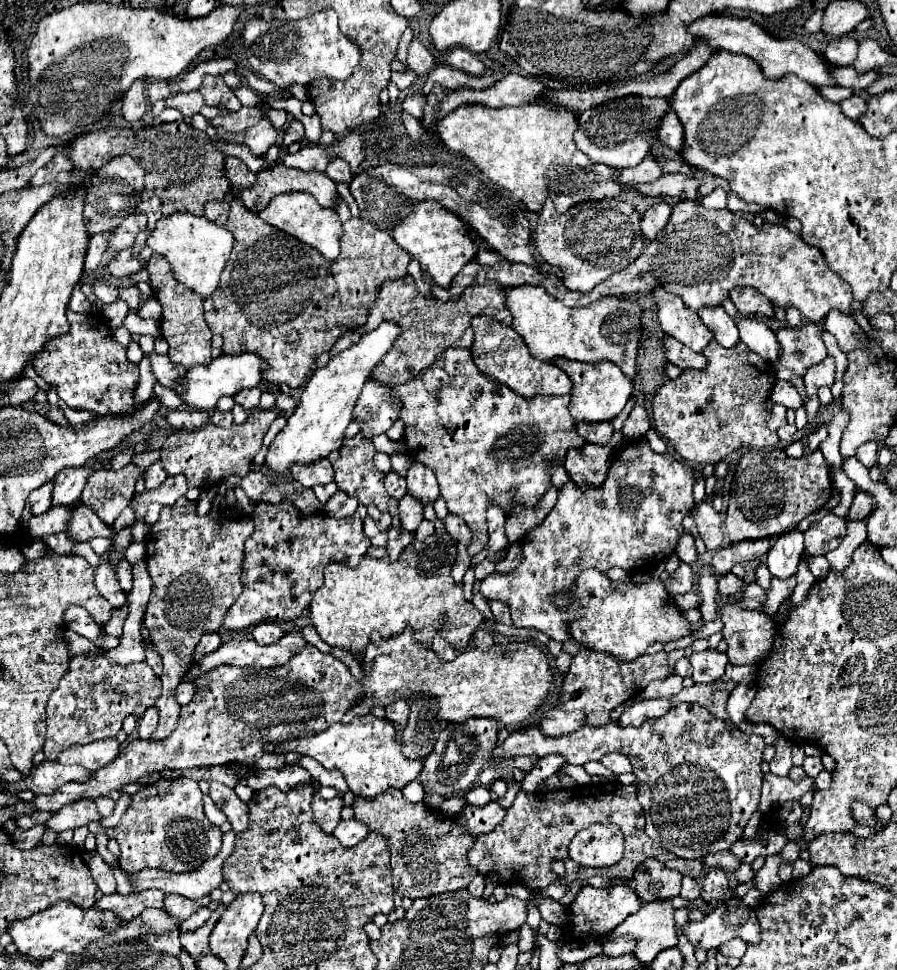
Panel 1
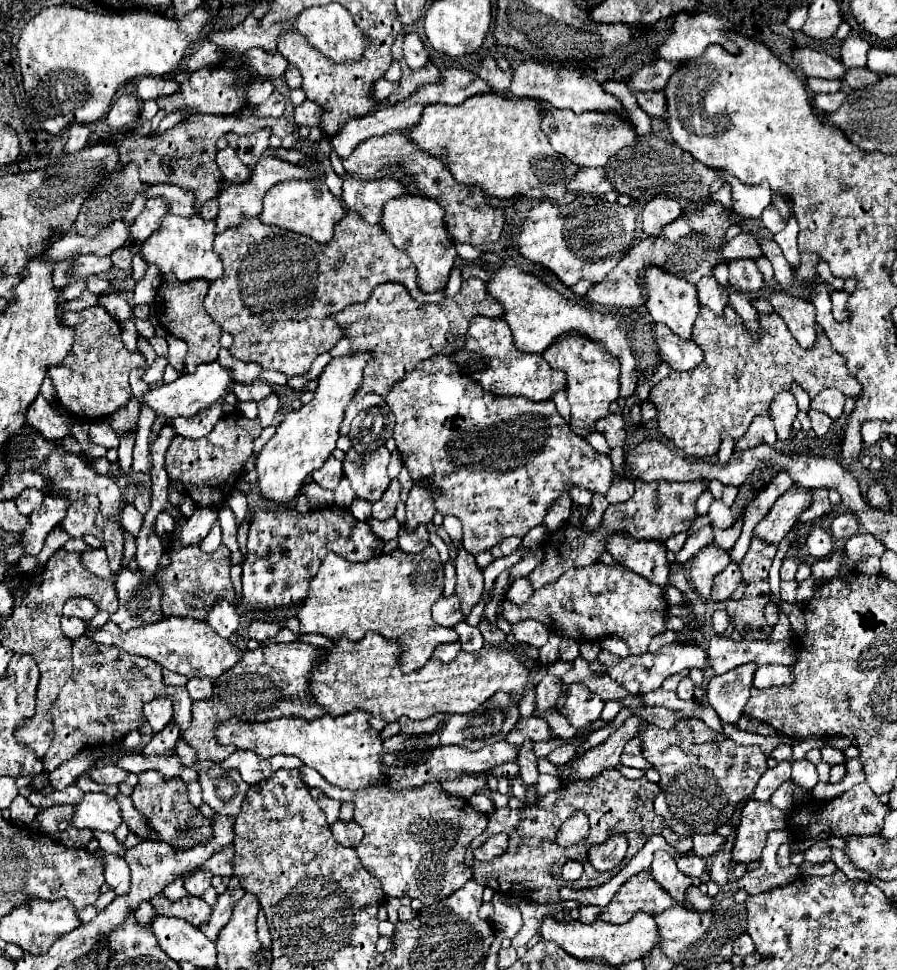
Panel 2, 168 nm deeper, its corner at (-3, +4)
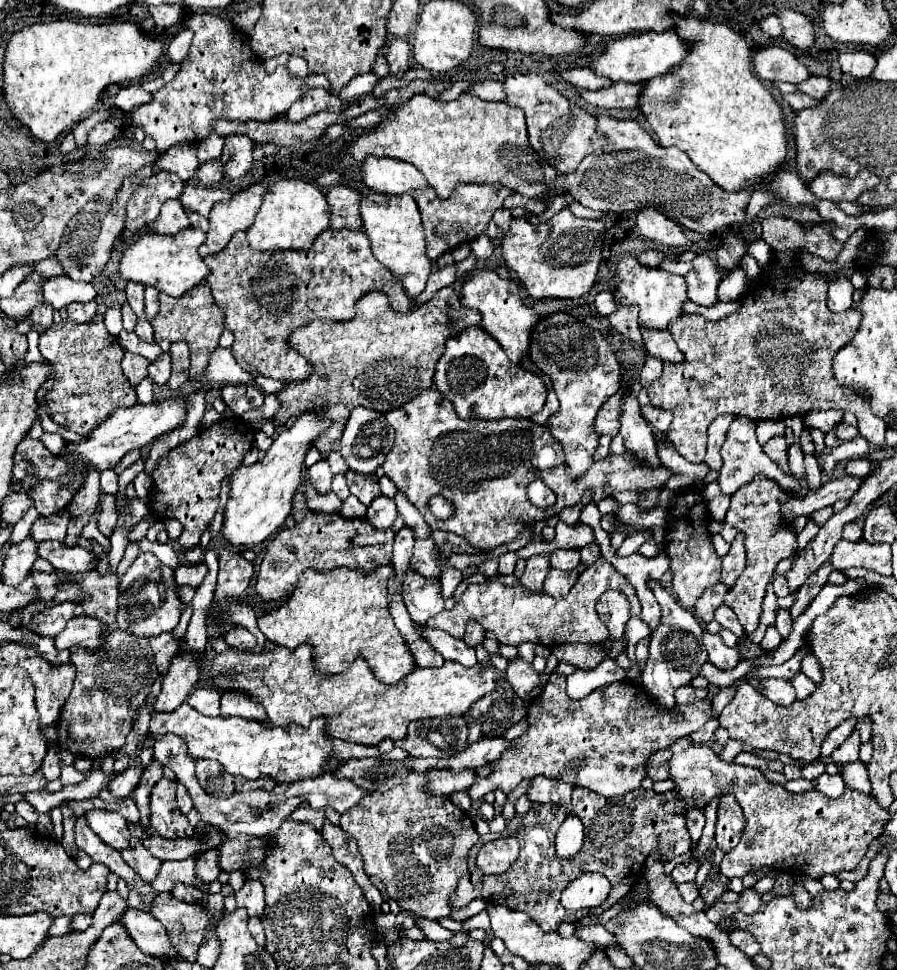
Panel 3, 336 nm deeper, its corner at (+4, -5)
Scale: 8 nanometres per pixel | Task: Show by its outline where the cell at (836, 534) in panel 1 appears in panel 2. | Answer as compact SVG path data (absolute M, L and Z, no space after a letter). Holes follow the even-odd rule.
M841 513L831 521L833 539L849 539L859 531L859 521L853 513Z

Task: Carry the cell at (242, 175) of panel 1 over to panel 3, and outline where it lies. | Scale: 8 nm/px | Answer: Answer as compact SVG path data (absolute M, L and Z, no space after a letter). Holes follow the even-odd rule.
M210 160L210 162L204 162L198 166L196 170L196 178L200 184L204 186L214 186L222 180L222 162L220 160Z

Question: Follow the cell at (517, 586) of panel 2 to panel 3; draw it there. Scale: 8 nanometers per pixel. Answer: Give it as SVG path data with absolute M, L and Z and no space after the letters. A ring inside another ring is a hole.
M538 554L526 560L526 570L520 578L520 584L532 592L542 590L546 574L550 572L550 554Z

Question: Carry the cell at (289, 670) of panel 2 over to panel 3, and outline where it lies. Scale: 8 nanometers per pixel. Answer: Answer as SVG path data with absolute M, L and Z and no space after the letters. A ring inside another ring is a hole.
M222 692L222 716L242 716L248 720L256 718L262 722L266 712L260 702L254 702L254 698L248 698L244 692Z

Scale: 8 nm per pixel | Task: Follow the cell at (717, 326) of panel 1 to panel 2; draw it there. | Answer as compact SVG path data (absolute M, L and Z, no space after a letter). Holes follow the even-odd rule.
M703 277L697 285L697 295L703 307L709 307L713 313L721 315L729 301L729 291L723 289L715 277Z

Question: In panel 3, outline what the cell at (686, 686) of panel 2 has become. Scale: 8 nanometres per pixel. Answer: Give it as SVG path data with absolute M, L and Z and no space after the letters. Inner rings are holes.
M682 686L676 690L676 702L678 704L690 704L694 700L702 700L708 696L708 690L698 690L692 686Z

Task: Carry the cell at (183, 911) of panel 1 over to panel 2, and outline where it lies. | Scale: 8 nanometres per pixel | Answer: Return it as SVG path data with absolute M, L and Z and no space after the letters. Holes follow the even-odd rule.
M195 873L185 879L185 891L191 897L201 897L211 887L211 873Z

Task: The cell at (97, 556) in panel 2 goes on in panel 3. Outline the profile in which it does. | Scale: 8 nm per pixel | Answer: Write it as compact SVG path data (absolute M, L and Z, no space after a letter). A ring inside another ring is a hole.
M38 542L38 558L48 560L56 570L62 572L86 572L90 560L96 560L98 556L82 546L68 548L62 542Z

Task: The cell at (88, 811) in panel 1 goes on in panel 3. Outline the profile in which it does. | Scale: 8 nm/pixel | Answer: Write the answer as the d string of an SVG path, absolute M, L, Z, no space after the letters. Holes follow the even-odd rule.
M90 810L86 812L88 826L102 838L104 844L114 850L130 848L130 832L126 830L128 822L118 812L108 810Z

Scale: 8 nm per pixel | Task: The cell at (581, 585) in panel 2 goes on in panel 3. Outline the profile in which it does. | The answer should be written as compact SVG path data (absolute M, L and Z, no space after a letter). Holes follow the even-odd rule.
M598 558L594 564L586 566L586 570L580 574L570 594L564 598L552 598L542 590L530 592L530 590L524 590L520 584L516 586L504 586L500 582L470 584L452 610L442 610L440 614L432 616L426 622L426 626L444 630L454 638L462 638L466 632L466 622L476 620L486 630L494 632L502 644L510 644L510 646L520 646L522 642L534 642L544 646L558 646L558 644L570 644L570 642L600 644L608 638L608 630L606 630L606 624L598 618L594 604L598 596L602 596L608 588L620 590L622 594L626 594L632 614L634 616L640 614L642 606L632 584L608 560Z

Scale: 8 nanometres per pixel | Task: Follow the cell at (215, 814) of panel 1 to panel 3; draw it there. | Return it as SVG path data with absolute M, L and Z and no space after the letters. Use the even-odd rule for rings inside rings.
M178 784L178 796L176 796L176 798L178 798L178 806L180 806L182 814L188 814L188 812L192 810L192 798L190 798L186 786Z

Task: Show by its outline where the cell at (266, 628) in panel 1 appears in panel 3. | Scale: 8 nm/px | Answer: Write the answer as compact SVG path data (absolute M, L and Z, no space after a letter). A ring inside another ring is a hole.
M234 626L224 634L224 640L228 646L238 646L240 650L254 650L256 648L256 636L248 632L242 626Z

